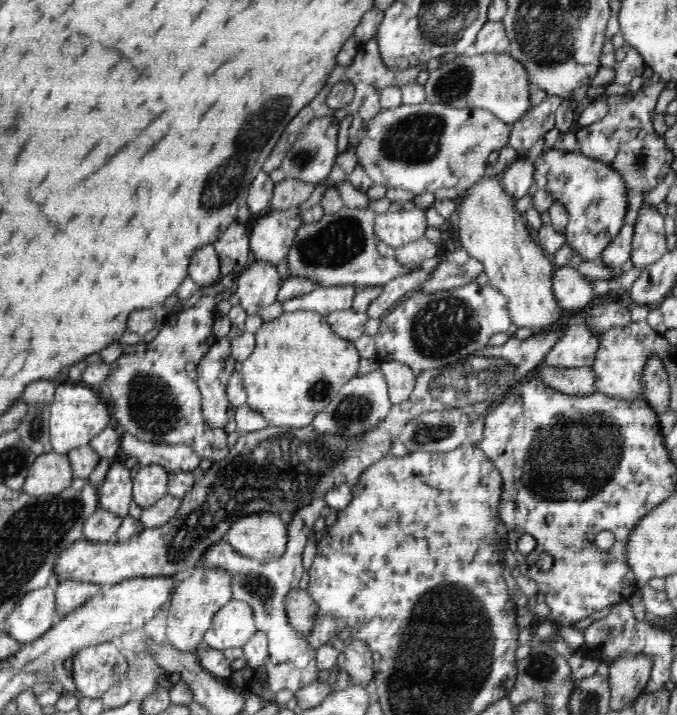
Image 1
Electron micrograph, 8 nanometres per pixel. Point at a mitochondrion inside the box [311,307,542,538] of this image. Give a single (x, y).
(473, 384)

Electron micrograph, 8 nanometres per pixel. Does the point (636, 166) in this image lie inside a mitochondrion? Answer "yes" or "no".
yes

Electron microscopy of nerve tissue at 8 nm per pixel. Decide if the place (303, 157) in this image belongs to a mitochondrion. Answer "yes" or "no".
yes

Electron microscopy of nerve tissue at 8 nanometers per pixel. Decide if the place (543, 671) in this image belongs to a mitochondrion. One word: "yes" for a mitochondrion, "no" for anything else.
yes

